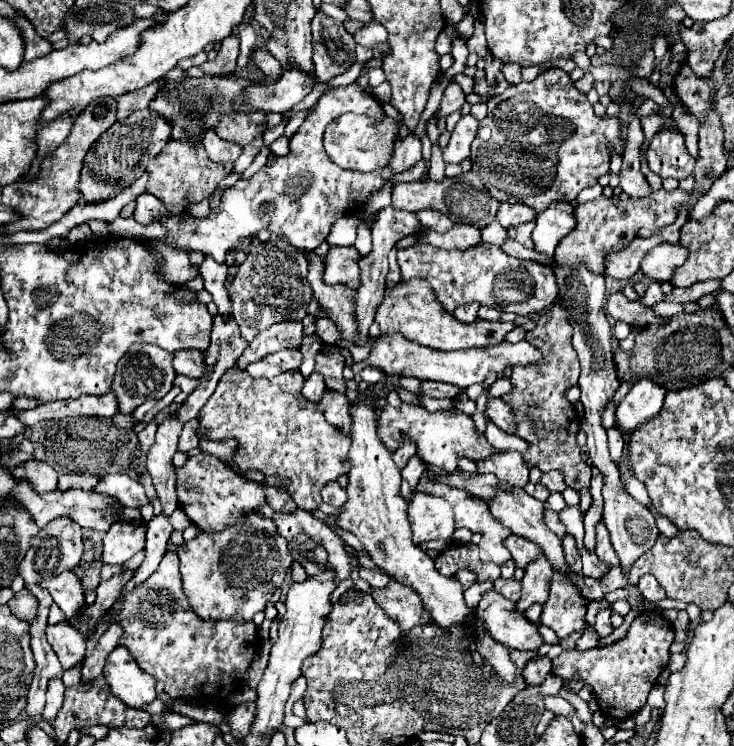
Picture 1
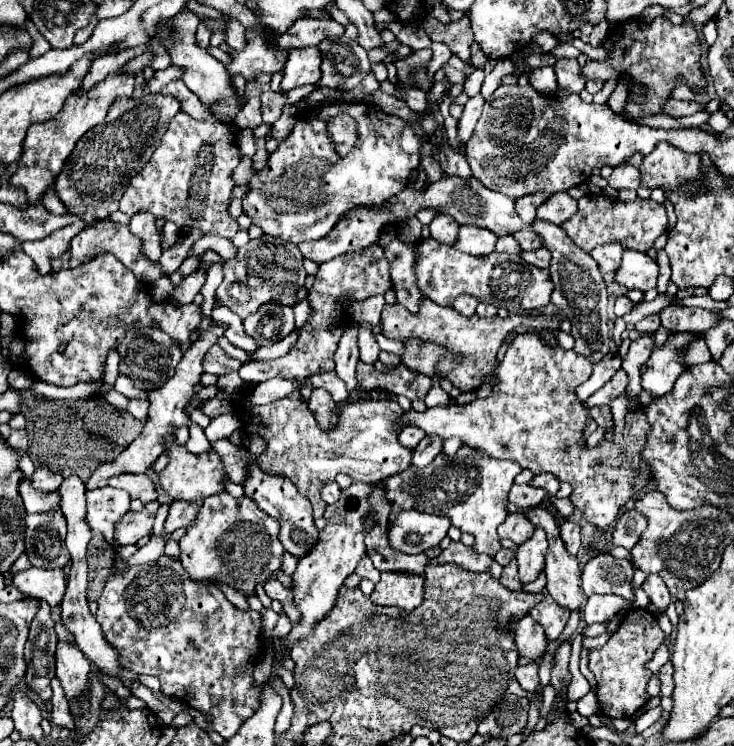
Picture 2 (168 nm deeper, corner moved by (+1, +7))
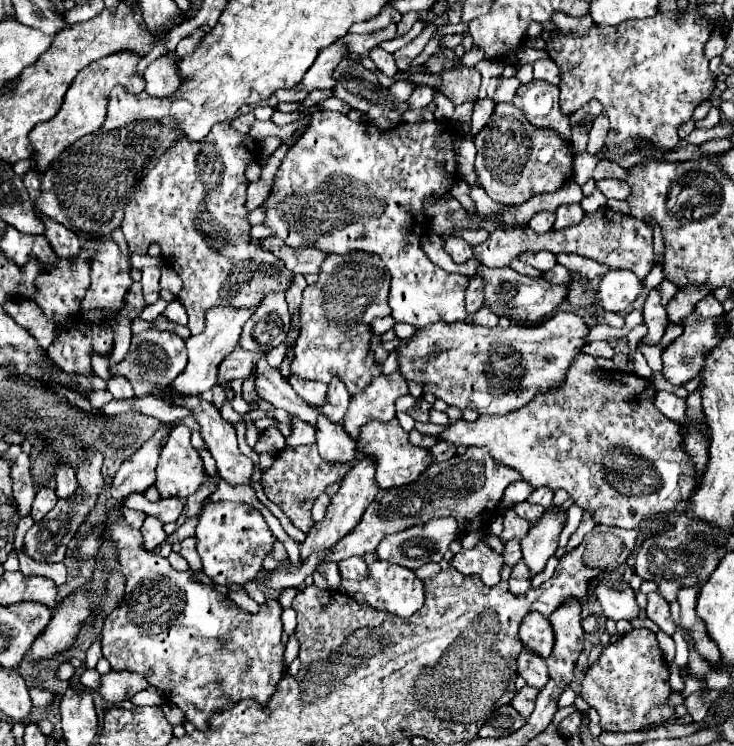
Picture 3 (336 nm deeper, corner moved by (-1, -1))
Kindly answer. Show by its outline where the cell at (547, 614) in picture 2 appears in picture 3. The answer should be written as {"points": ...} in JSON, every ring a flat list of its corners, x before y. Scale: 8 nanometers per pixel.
{"points":[[527,614,521,624,519,636,523,640,525,650,541,658,547,658,553,650,553,628,549,626,549,620,541,614]]}

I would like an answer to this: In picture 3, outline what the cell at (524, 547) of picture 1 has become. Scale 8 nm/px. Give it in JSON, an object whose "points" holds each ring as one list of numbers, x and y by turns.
{"points":[[507,508,505,510,505,514,503,514,503,532,501,532,501,540,503,542,507,542,507,540,511,540,511,538,521,538,521,536,525,536,529,532,529,522,525,520,525,518,521,518,521,516,517,516,515,514,515,510,513,508]]}

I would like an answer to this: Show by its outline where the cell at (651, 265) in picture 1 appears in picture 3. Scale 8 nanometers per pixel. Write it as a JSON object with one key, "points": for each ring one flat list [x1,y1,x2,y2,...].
{"points":[[609,270,601,278,597,294,603,310,621,314,641,294,641,280,629,270]]}

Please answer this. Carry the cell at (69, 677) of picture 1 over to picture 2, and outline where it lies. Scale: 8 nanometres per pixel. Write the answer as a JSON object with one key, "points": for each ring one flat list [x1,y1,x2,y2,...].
{"points":[[53,677,53,680,51,680,51,688,53,692,51,698,51,704,53,704,51,722,57,724,57,726,61,726,61,728,73,730,73,718,71,718,71,714,69,714,69,700,65,698,61,682,57,677]]}

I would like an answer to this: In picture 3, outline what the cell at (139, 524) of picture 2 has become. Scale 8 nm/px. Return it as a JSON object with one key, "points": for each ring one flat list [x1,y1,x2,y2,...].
{"points":[[147,516,143,526,141,526,141,534,143,534,143,540,145,540,145,550,155,550,157,546,161,546,165,540,167,540,167,534,163,530,163,522,153,518,153,516]]}

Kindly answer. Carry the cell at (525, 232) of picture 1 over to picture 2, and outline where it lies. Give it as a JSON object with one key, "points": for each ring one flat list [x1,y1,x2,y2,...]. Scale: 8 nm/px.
{"points":[[529,226,527,230,519,230,517,234,513,234,519,242,519,246,523,250,537,250,541,246,541,236,533,232,533,226]]}

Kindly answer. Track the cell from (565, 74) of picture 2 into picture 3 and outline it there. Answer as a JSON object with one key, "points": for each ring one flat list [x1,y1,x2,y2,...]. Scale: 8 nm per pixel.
{"points":[[541,58,541,60,533,62,533,78,545,80,551,84,559,84,561,72,559,72,559,66,551,58]]}

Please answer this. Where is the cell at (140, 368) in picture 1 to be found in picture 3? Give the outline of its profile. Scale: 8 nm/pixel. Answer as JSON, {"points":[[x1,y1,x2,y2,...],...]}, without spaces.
{"points":[[145,330,141,334,133,334,131,338,131,348,125,356,123,362,111,366,111,374,125,376,131,386,135,396,147,396,147,394,157,394,157,390,163,390,177,378,187,366,187,354,185,354,185,340,179,338,171,330]]}

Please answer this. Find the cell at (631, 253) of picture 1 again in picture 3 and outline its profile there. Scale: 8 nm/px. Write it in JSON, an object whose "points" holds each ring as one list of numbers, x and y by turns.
{"points":[[557,254,555,258,571,274,579,274,579,276,589,278,589,280,601,278,601,274,605,274,605,270,609,270,609,266,601,266,599,262,593,262,591,258,585,258,579,254]]}

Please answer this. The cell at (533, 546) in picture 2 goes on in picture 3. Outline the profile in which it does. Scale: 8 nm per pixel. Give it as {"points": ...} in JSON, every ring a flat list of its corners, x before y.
{"points":[[545,512,535,526,531,526,529,534,521,540,523,560,531,570,531,576,539,574,547,560,555,554,559,546,559,534,565,526,567,514,565,512]]}

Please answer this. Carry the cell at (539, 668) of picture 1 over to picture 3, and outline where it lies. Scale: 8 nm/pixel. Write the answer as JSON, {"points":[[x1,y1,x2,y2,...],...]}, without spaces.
{"points":[[525,686,519,694,515,694,515,698,511,700,511,706,513,706,519,714,523,714,523,716,527,718,527,716,531,716,531,712,533,712,537,694,539,694,539,690,533,690,533,686]]}

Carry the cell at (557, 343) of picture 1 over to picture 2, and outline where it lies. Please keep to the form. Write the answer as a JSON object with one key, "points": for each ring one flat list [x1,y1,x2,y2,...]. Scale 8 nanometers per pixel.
{"points":[[533,332,519,334,509,346,503,362,495,368,499,386,493,394,483,400,473,400,471,404,455,404,427,408,425,412,403,412,395,420,395,430,405,426,417,426,427,436,459,438,465,446,481,450,497,460,515,460,521,468,533,474,551,472,573,486,571,502,593,526,607,530,621,504,643,490,649,482,651,470,643,466,641,450,643,438,647,436,647,418,643,410,627,414,623,442,603,440,595,448,587,448,581,438,589,420,595,420,601,428,611,428,613,418,609,406,597,406,585,410,583,402,575,396,575,388,591,376,593,366,587,358,581,358,573,350,561,346,549,346,543,338]]}

